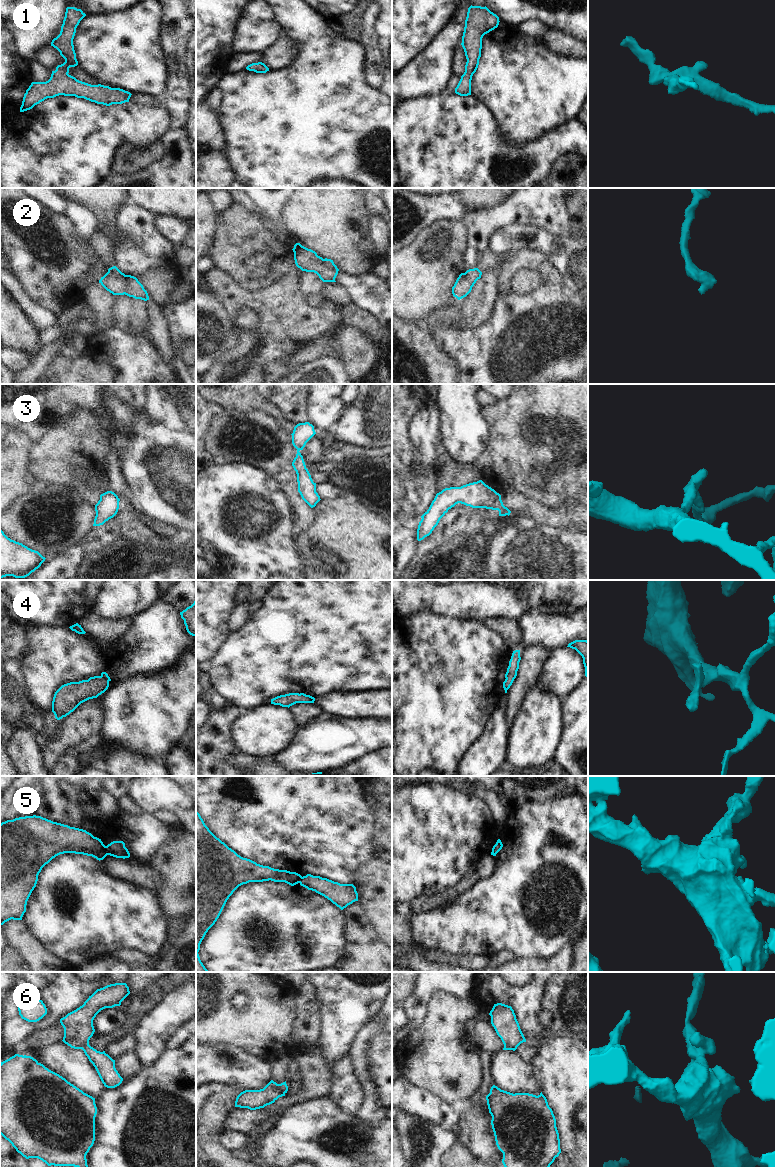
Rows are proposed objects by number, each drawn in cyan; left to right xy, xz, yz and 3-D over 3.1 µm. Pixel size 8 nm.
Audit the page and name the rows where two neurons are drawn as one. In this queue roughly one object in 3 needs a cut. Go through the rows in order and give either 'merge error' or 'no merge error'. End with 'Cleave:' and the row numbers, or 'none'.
1: no merge error
2: no merge error
3: no merge error
4: no merge error
5: merge error
6: merge error
Cleave: 5, 6

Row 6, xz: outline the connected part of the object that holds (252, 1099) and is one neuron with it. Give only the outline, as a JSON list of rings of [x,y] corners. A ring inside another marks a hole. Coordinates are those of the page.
[[[271,1080],[263,1089],[245,1090],[235,1101],[235,1107],[256,1110],[274,1103],[279,1097],[285,1096],[279,1084]]]

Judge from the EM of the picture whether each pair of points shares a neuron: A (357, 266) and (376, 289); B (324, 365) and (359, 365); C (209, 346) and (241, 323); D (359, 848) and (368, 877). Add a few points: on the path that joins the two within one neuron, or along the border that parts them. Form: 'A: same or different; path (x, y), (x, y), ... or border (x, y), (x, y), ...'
A: different; border (339, 269), (350, 274), (371, 271)
B: different; border (339, 356), (346, 373)
C: different; border (233, 318), (233, 323), (238, 329)
D: different; border (372, 854), (358, 867), (352, 882)

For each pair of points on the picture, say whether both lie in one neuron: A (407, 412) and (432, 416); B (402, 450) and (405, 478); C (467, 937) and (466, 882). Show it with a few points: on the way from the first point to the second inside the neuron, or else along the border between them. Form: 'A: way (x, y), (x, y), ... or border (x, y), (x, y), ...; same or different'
A: border (427, 403), (413, 418), (409, 426), (408, 436); different
B: border (402, 462), (408, 466); different
C: border (479, 879), (447, 905); different

